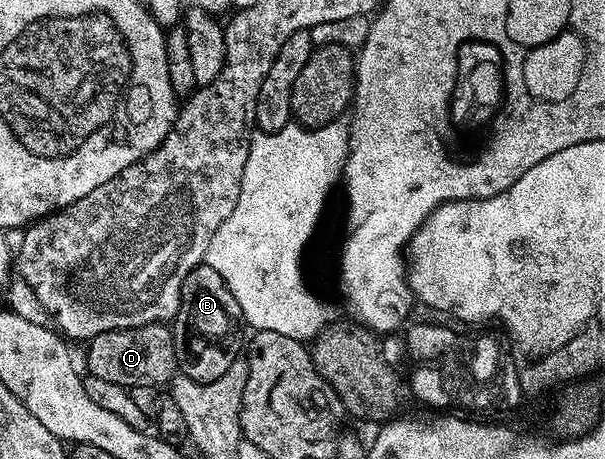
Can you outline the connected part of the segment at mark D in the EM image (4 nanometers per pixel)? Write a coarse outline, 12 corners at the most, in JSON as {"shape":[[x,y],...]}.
{"shape":[[168,323],[88,341],[88,375],[130,389],[178,371]]}

